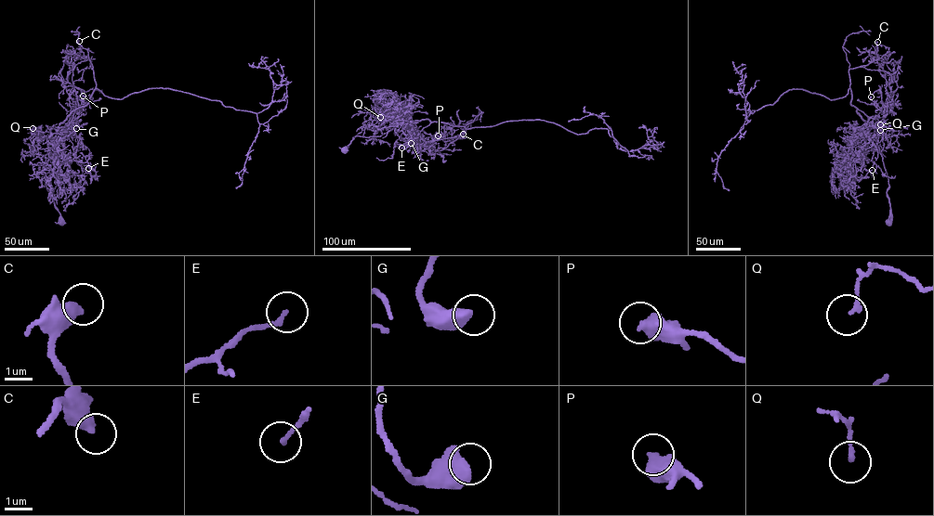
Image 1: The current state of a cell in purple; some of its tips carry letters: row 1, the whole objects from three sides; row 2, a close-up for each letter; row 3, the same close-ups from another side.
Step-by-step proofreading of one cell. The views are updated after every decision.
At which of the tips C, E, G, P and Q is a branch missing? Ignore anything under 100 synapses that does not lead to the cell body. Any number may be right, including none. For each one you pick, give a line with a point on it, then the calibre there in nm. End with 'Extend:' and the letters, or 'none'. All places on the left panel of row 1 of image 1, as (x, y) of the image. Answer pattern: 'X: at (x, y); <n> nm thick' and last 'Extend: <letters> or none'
Extend: none

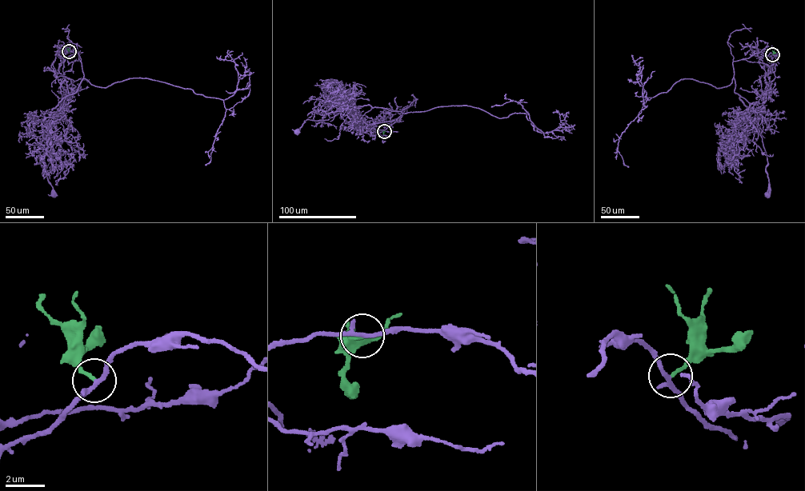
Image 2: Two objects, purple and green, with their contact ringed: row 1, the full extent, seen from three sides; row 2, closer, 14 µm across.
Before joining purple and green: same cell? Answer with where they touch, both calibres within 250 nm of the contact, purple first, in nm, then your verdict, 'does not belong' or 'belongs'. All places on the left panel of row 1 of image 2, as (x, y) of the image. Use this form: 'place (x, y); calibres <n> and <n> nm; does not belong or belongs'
place (69, 51); calibres 180 and 140 nm; does not belong

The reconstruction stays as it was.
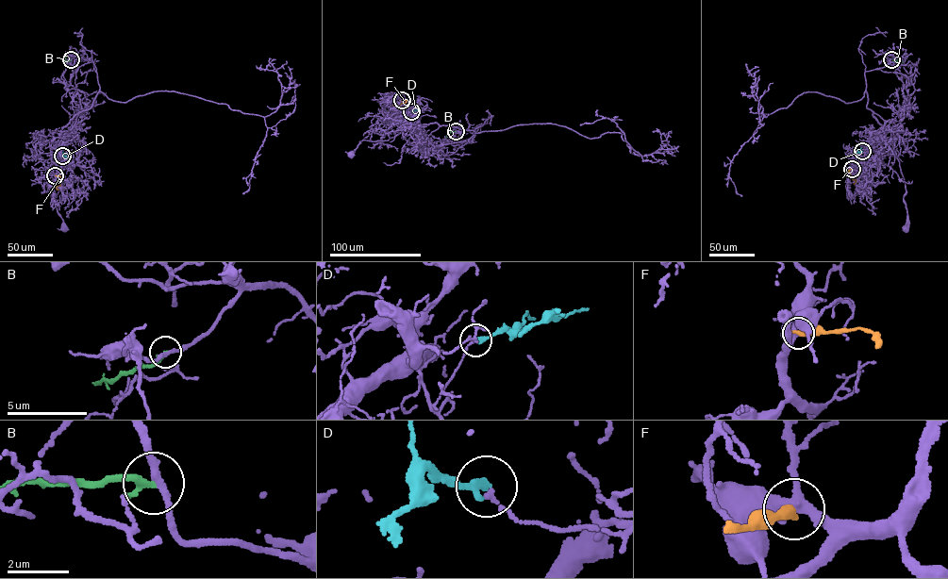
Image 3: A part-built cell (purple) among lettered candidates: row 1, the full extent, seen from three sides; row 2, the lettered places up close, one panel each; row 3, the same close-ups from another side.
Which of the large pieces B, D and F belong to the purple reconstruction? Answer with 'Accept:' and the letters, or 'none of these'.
Accept: B

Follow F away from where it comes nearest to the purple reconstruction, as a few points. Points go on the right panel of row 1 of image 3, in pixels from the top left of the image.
F: (852, 169), (848, 170), (851, 177), (856, 180), (853, 183)

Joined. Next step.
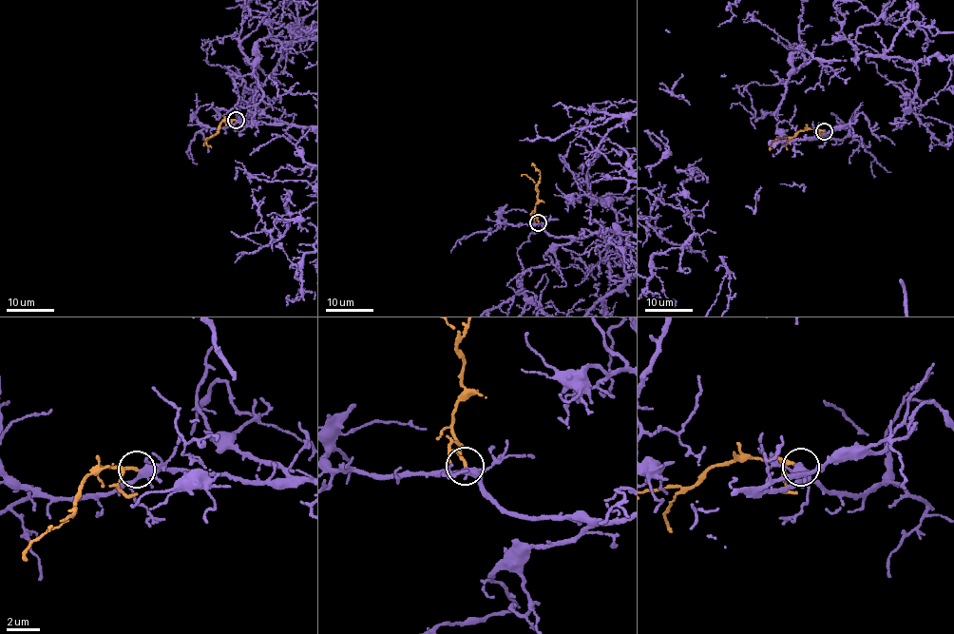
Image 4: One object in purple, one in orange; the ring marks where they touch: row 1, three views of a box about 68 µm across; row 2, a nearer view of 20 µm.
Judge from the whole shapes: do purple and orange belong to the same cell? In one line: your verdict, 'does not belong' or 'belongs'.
belongs

